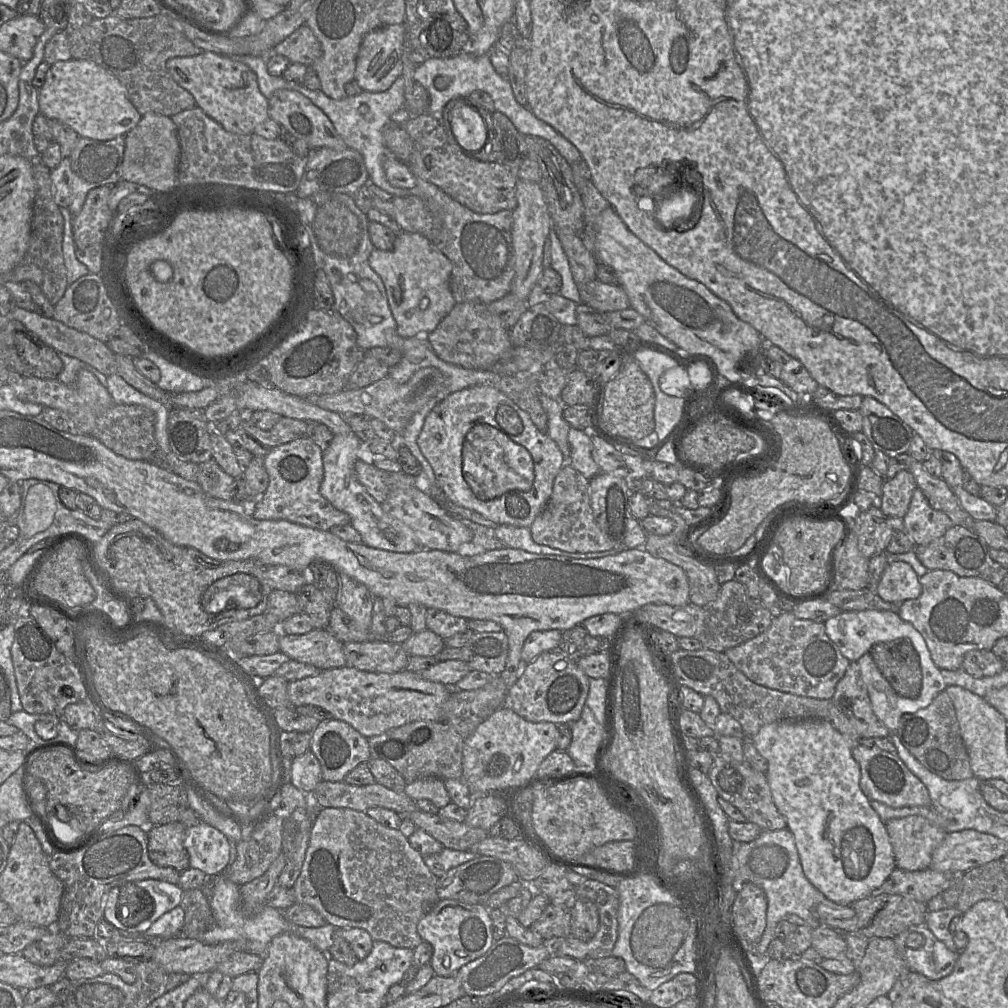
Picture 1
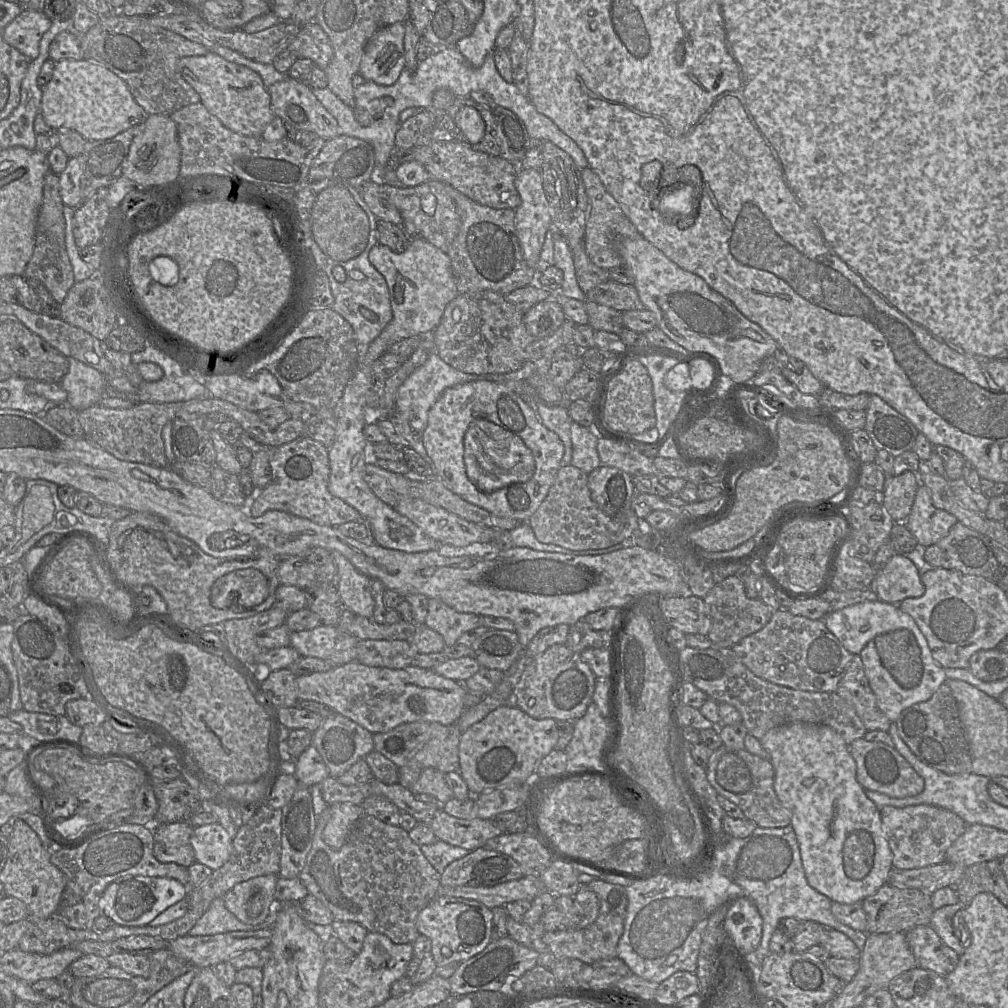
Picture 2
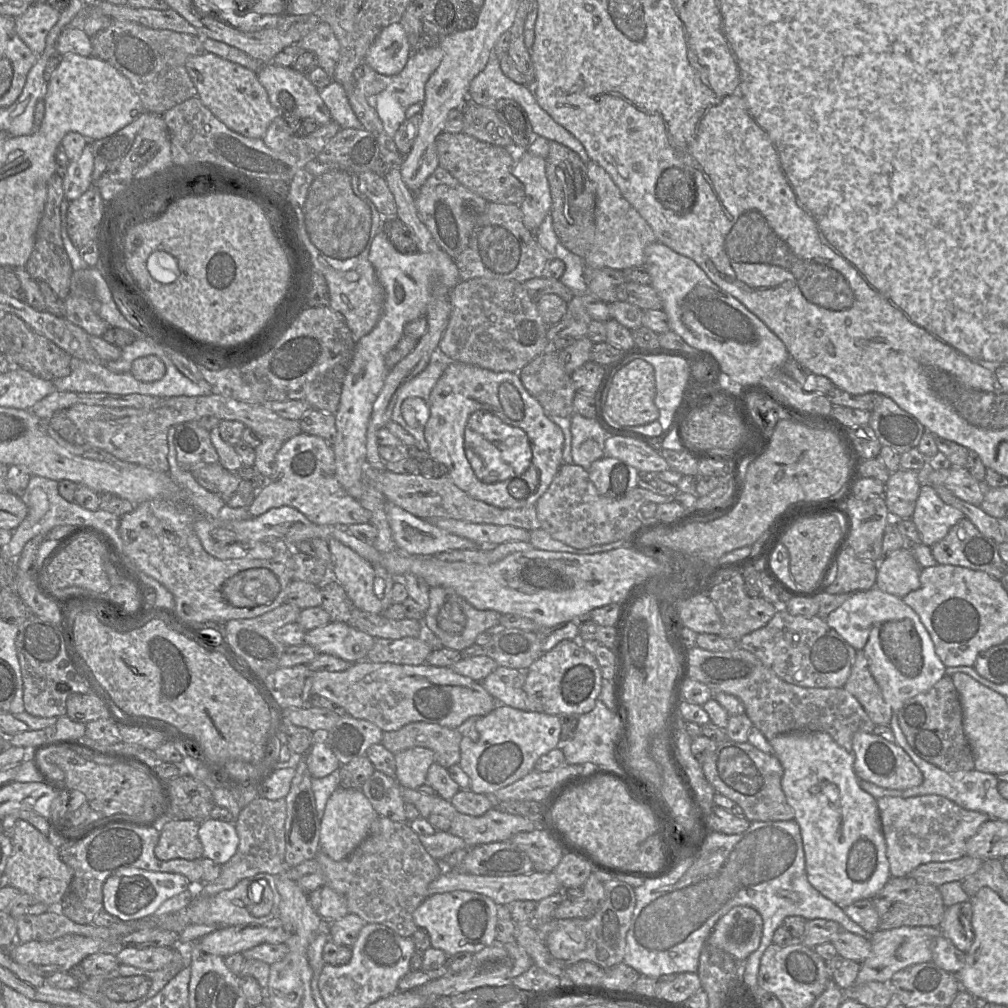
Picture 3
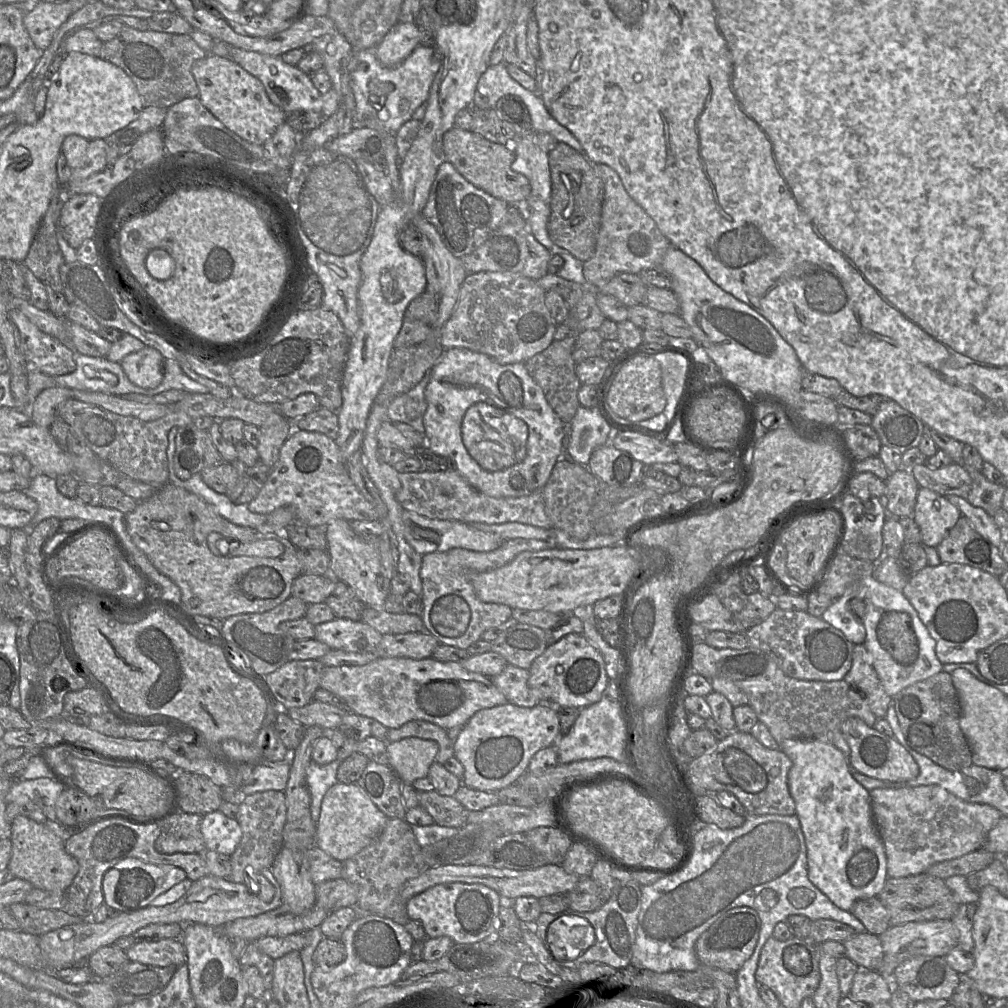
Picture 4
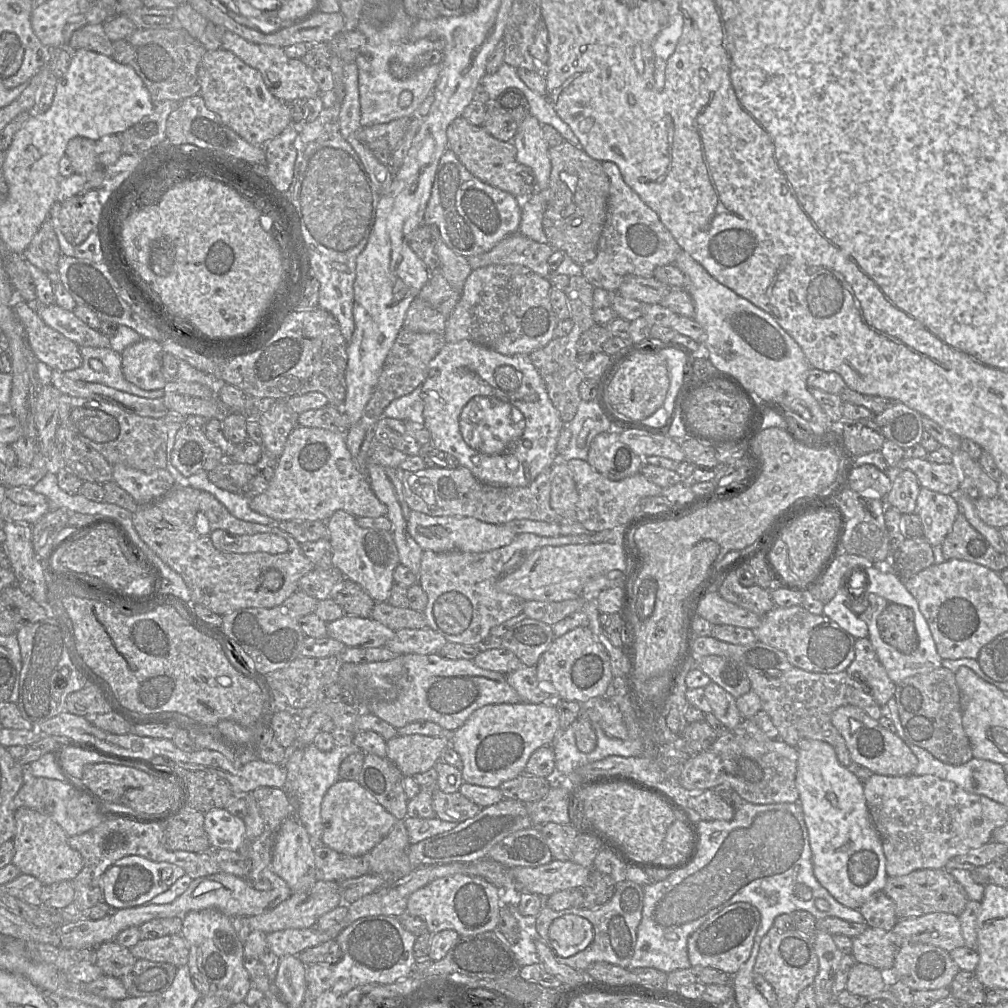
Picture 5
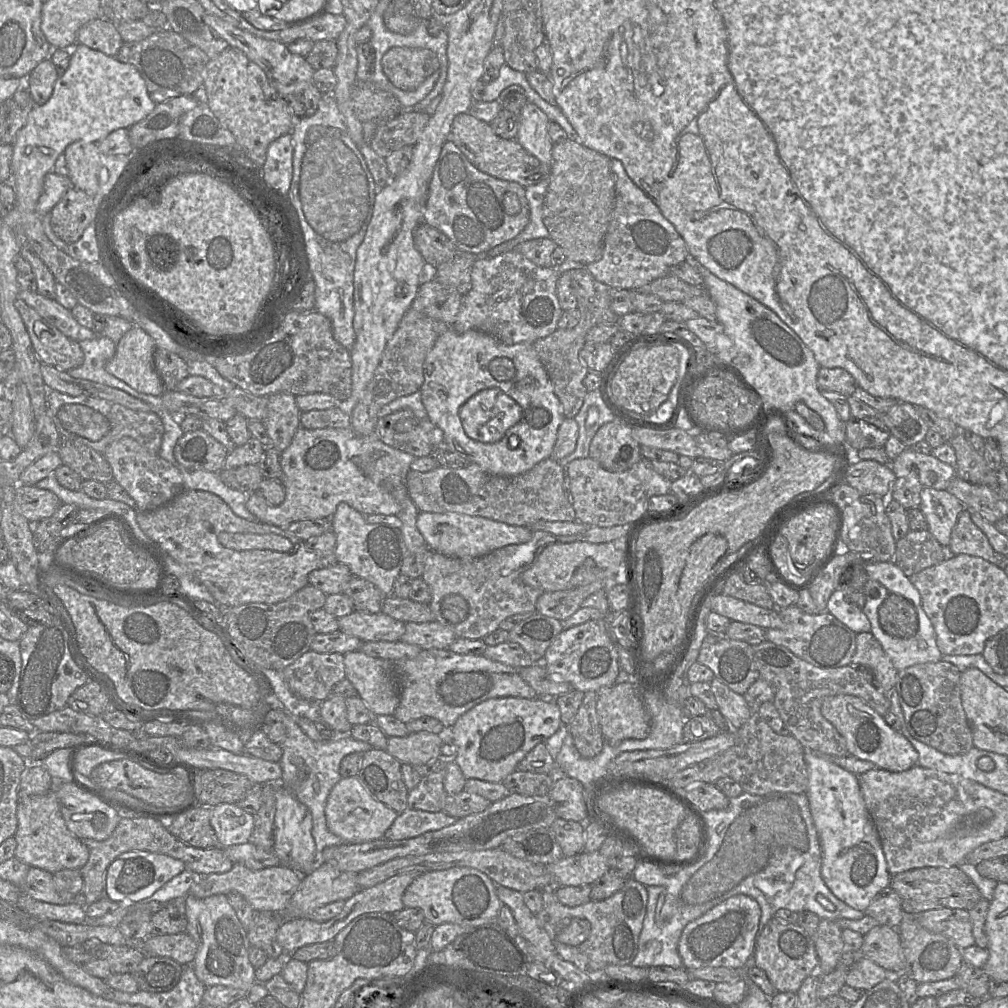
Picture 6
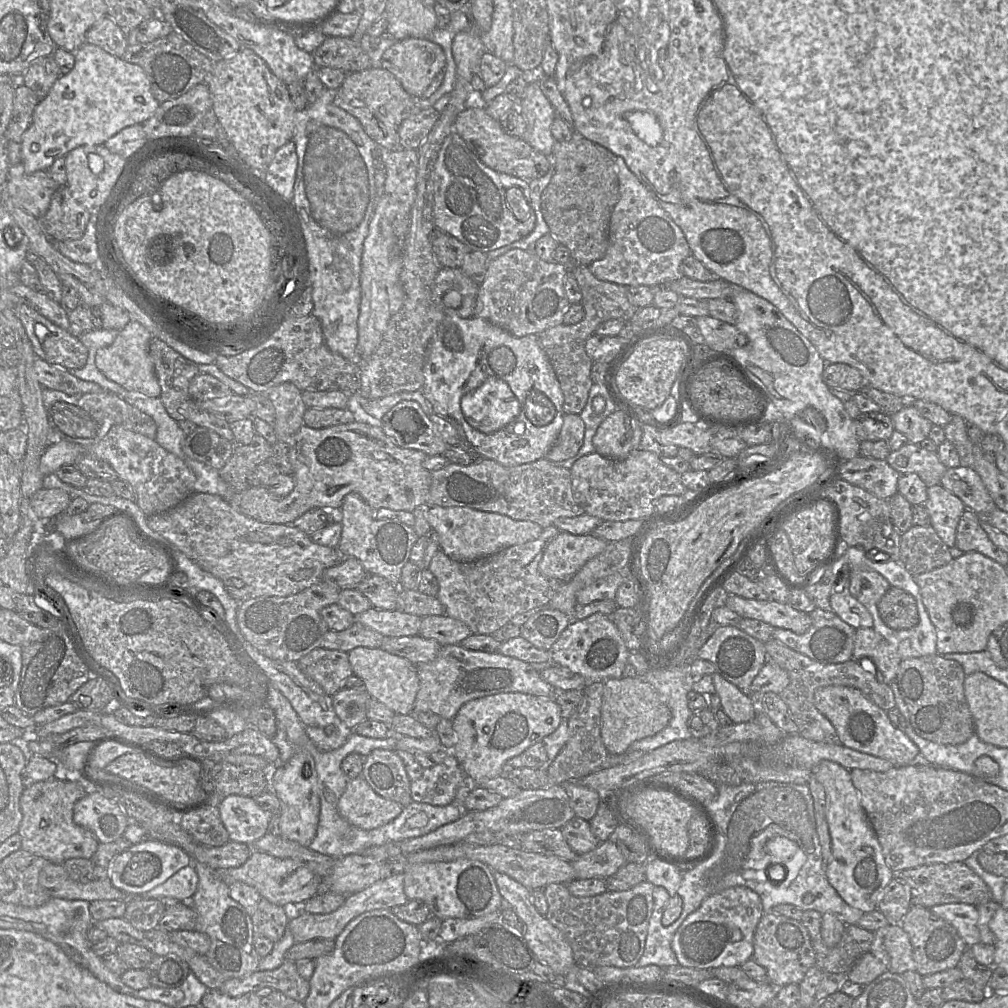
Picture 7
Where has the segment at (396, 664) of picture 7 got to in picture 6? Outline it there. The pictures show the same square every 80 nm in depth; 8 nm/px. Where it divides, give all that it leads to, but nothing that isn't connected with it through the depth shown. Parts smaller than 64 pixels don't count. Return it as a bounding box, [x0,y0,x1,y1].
[344,651,399,715]

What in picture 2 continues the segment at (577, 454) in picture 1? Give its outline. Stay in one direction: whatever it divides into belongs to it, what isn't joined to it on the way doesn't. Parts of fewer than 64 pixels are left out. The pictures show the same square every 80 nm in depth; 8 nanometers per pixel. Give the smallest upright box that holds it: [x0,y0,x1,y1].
[570,422,602,474]

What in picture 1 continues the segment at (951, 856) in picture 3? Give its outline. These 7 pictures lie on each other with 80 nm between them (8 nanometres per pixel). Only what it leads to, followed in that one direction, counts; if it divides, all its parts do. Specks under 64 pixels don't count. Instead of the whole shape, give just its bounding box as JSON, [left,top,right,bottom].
[885,815,947,871]

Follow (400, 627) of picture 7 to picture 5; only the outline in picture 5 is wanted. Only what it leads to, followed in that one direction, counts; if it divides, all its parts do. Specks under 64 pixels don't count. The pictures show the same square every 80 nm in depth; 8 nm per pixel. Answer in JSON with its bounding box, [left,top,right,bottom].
[327,615,395,648]

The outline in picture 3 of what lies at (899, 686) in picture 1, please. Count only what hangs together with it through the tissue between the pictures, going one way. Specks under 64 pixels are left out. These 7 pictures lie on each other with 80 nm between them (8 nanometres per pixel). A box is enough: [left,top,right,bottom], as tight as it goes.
[879,618,946,682]

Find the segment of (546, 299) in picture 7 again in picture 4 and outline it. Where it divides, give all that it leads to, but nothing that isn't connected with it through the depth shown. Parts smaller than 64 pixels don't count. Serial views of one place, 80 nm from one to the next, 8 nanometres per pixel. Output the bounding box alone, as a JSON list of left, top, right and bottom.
[440,271,557,365]

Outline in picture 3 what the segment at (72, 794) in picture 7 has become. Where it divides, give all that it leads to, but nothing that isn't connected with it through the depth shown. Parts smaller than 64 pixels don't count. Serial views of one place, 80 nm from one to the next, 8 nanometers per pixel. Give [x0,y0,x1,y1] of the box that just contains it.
[4,819,73,909]

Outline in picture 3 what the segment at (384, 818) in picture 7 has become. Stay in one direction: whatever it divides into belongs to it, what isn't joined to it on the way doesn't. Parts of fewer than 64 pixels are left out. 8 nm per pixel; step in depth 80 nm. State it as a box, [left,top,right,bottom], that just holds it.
[319,786,378,861]

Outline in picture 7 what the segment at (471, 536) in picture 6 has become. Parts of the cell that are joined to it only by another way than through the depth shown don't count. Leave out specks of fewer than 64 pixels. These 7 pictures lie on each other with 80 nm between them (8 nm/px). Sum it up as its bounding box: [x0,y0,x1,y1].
[426,507,543,562]

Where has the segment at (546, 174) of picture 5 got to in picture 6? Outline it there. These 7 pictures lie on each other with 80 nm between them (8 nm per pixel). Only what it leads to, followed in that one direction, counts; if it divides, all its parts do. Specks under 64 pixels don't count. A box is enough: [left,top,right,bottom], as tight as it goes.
[516,102,554,167]

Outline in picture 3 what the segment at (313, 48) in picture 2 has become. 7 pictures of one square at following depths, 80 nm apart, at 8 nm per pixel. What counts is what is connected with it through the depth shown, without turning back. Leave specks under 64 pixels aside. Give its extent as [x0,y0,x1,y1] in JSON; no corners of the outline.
[297,21,340,79]

